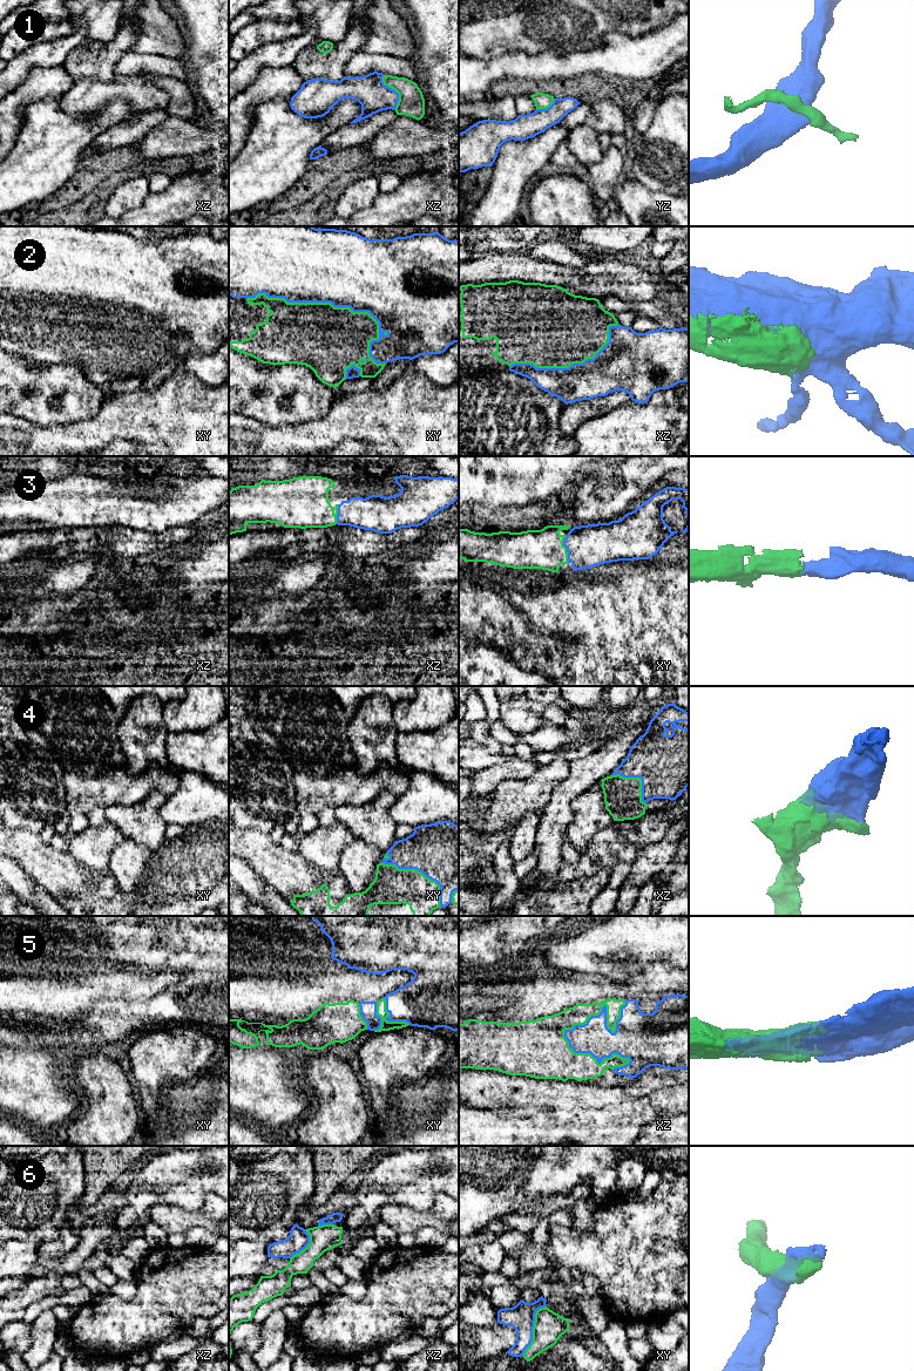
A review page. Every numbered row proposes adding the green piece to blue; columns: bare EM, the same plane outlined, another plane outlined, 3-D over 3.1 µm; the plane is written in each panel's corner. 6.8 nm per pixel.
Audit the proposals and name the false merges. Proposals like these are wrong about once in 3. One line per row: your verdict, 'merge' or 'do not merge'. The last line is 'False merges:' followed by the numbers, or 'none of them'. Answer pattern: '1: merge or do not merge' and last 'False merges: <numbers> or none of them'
1: do not merge
2: merge
3: merge
4: merge
5: merge
6: do not merge
False merges: 1, 6

